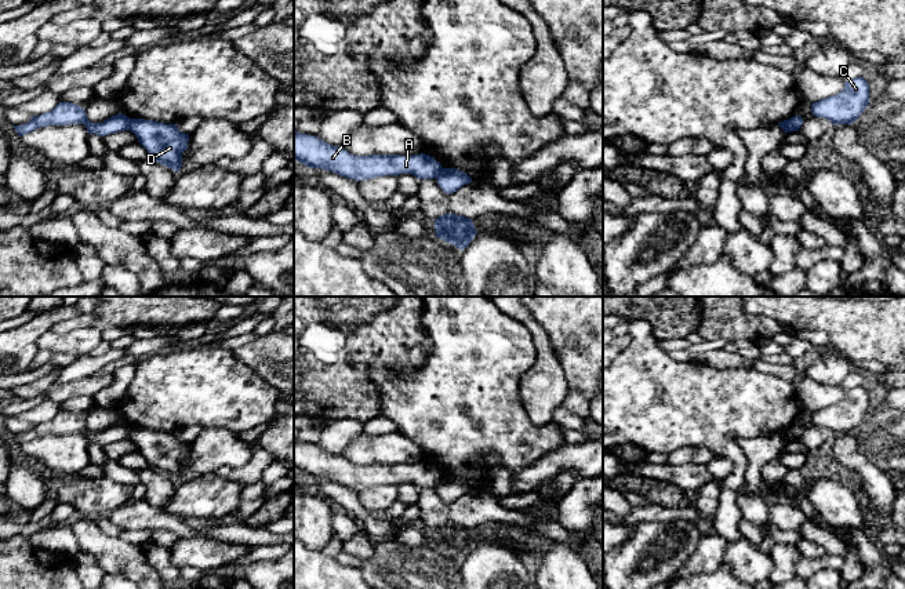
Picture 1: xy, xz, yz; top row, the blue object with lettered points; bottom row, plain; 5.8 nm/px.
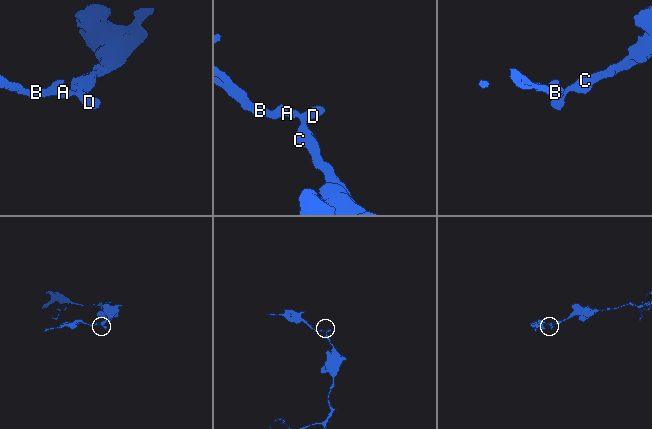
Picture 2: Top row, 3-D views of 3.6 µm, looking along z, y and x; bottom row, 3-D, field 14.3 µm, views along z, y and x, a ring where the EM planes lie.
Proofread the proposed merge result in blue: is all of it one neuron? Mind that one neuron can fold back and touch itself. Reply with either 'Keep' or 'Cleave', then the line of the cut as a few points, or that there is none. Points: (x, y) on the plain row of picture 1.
Cleave. Split along xy (131, 428), (127, 437)

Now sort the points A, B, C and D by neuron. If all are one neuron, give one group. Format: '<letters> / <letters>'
A B / C D

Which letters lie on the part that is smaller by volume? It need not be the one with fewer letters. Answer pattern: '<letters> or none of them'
A, B

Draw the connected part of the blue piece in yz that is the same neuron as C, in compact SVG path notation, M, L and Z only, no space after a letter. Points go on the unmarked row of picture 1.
M855 386L846 390L839 403L811 412L811 422L828 428L832 433L853 433L869 412L866 389Z

